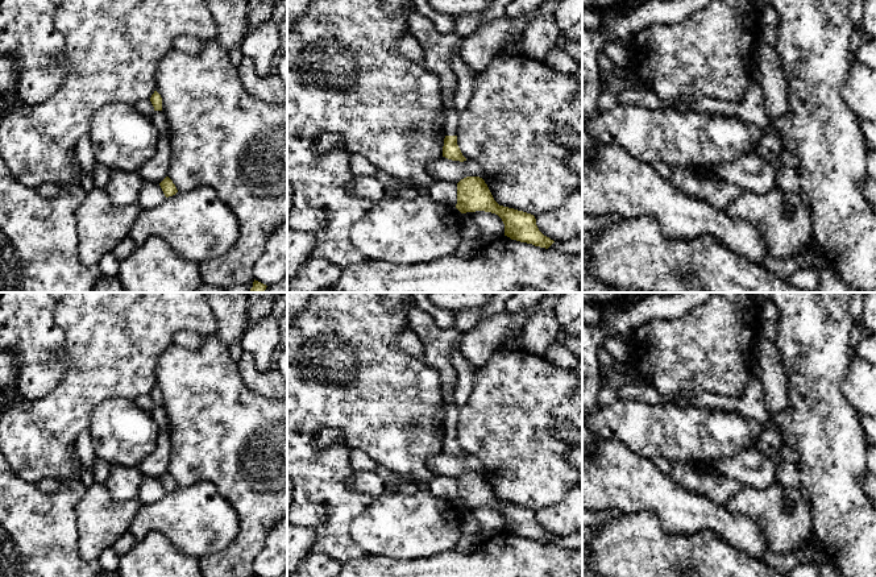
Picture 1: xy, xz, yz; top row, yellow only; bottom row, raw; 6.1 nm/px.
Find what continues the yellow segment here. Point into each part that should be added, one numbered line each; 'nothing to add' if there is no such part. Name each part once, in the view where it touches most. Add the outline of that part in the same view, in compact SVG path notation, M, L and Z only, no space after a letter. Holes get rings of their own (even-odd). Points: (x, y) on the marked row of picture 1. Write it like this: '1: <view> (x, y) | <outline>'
1: xz (439, 49) | M415 7L408 14L408 29L414 34L424 51L423 62L425 67L435 71L440 78L441 100L445 105L445 136L457 136L460 113L454 108L454 92L457 88L457 75L451 69L451 59L460 55L462 37L456 33L441 34L433 22L423 16Z

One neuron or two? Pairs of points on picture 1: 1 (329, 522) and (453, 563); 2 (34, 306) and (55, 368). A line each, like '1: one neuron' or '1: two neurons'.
1: two neurons
2: one neuron

